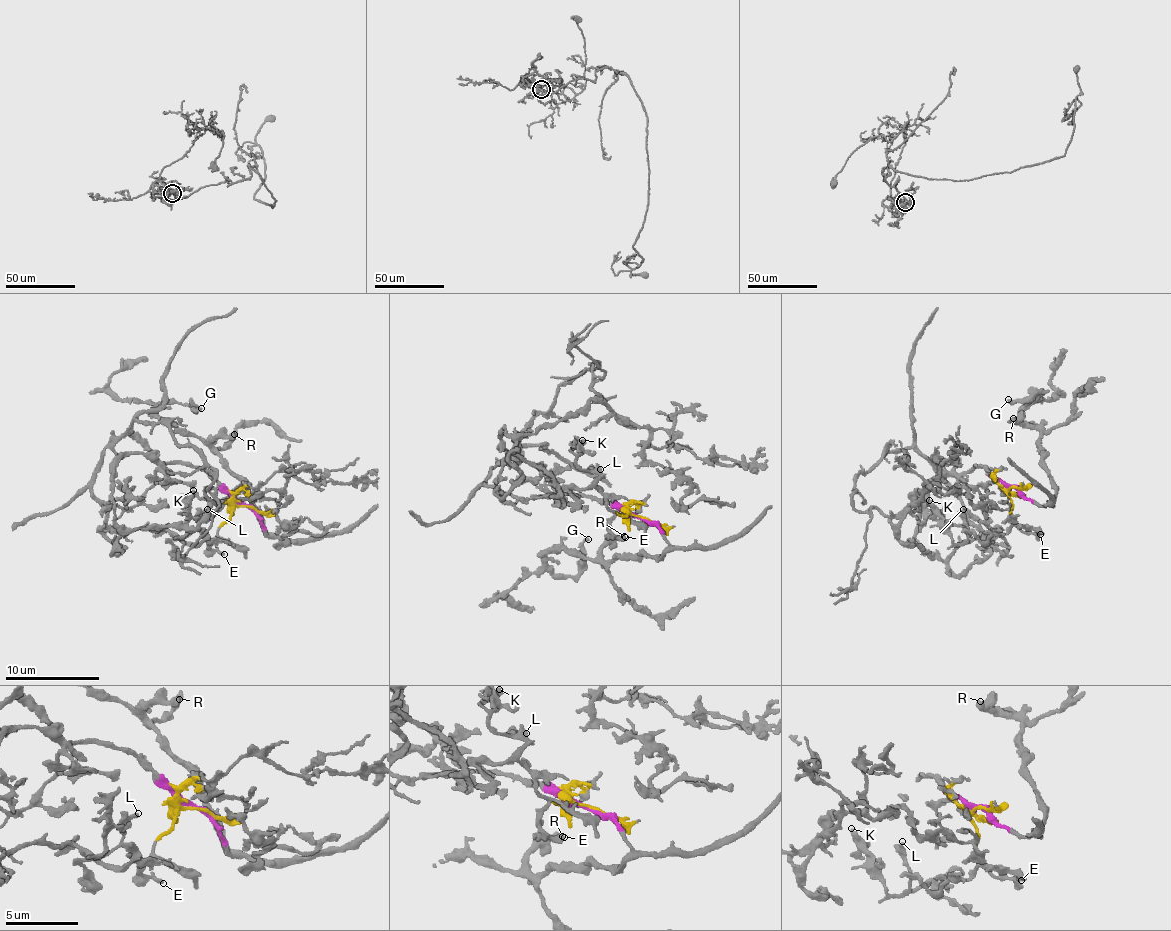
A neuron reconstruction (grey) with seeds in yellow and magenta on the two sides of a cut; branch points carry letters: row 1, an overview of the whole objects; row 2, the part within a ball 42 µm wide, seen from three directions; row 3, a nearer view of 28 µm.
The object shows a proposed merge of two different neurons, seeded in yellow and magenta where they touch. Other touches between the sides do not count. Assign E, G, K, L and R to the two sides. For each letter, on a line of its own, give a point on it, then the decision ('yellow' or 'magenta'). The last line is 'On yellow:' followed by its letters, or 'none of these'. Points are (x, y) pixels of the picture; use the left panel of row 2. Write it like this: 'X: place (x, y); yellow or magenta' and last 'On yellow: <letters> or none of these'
E: place (224, 554); yellow
G: place (201, 408); magenta
K: place (193, 490); yellow
L: place (207, 509); yellow
R: place (234, 434); magenta
On yellow: E, K, L

